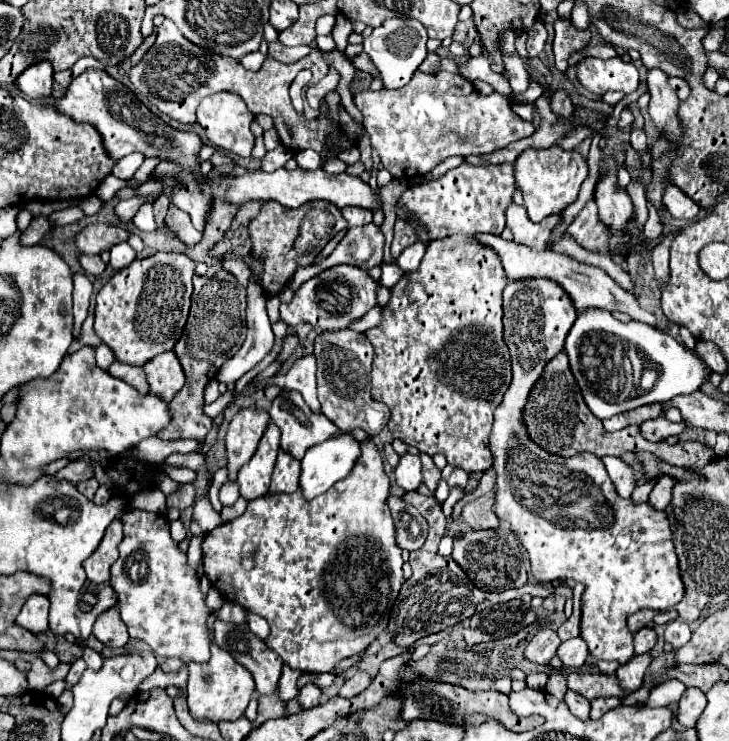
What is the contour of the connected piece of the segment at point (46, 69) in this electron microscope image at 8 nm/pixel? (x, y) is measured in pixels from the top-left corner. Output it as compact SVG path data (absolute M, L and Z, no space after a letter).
M40 61L32 67L28 67L20 77L18 77L18 89L28 97L28 99L44 99L52 95L52 65L48 61Z

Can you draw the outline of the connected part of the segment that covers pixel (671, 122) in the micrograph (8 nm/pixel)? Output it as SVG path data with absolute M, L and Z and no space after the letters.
M648 69L646 83L648 83L648 91L652 95L648 113L650 113L652 121L656 123L658 131L662 135L668 135L674 141L674 137L680 137L680 133L682 133L682 129L678 125L678 117L676 117L680 101L668 85L668 75L662 73L662 69Z

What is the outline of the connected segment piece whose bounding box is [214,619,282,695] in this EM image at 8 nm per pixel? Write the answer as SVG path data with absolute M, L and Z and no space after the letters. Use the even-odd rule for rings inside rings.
M216 619L214 643L230 651L230 655L252 673L256 681L256 691L260 695L276 693L282 659L274 651L270 651L262 639L254 637L254 633L250 633L246 625L224 623Z

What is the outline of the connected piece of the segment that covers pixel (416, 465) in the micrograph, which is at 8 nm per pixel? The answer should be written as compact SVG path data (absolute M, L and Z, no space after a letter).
M406 453L400 457L400 465L394 469L396 475L396 483L404 489L404 491L416 491L422 483L422 463L418 455Z

